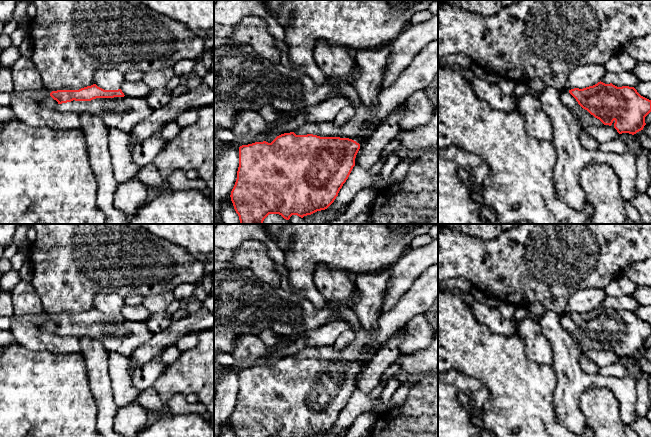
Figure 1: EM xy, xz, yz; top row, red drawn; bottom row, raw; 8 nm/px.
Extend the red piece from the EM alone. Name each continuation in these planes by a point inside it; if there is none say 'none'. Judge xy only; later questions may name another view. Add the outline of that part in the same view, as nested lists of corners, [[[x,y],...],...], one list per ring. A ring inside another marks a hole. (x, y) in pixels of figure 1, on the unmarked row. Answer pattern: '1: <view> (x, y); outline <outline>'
1: xy (124, 337); outline [[[130,320],[96,322],[91,325],[73,324],[59,328],[57,333],[98,339],[108,353],[116,352],[128,358],[153,336],[146,322]]]

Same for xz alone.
1: xz (419, 298); outline [[[438,263],[424,271],[388,311],[379,315],[378,328],[368,332],[363,328],[350,305],[334,304],[341,320],[346,321],[356,334],[355,339],[345,349],[305,347],[293,355],[296,359],[313,358],[320,361],[349,362],[357,367],[371,359],[366,354],[368,347],[384,347],[389,339],[416,315],[425,315],[438,298]]]

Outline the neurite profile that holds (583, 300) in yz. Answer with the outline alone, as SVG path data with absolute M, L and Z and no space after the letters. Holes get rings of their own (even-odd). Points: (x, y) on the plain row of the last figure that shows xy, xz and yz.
M589 287L578 290L570 297L564 314L569 315L574 312L583 313L593 310L601 305L605 297L606 292L602 287Z

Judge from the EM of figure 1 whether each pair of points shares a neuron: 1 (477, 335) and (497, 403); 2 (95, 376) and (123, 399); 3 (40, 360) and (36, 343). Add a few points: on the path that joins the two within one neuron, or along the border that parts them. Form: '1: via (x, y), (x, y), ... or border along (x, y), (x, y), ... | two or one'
1: via (482, 352), (497, 367), (497, 386) | one
2: border along (107, 367), (113, 401), (118, 408) | two
3: border along (18, 344), (32, 350), (48, 350), (61, 353) | two

